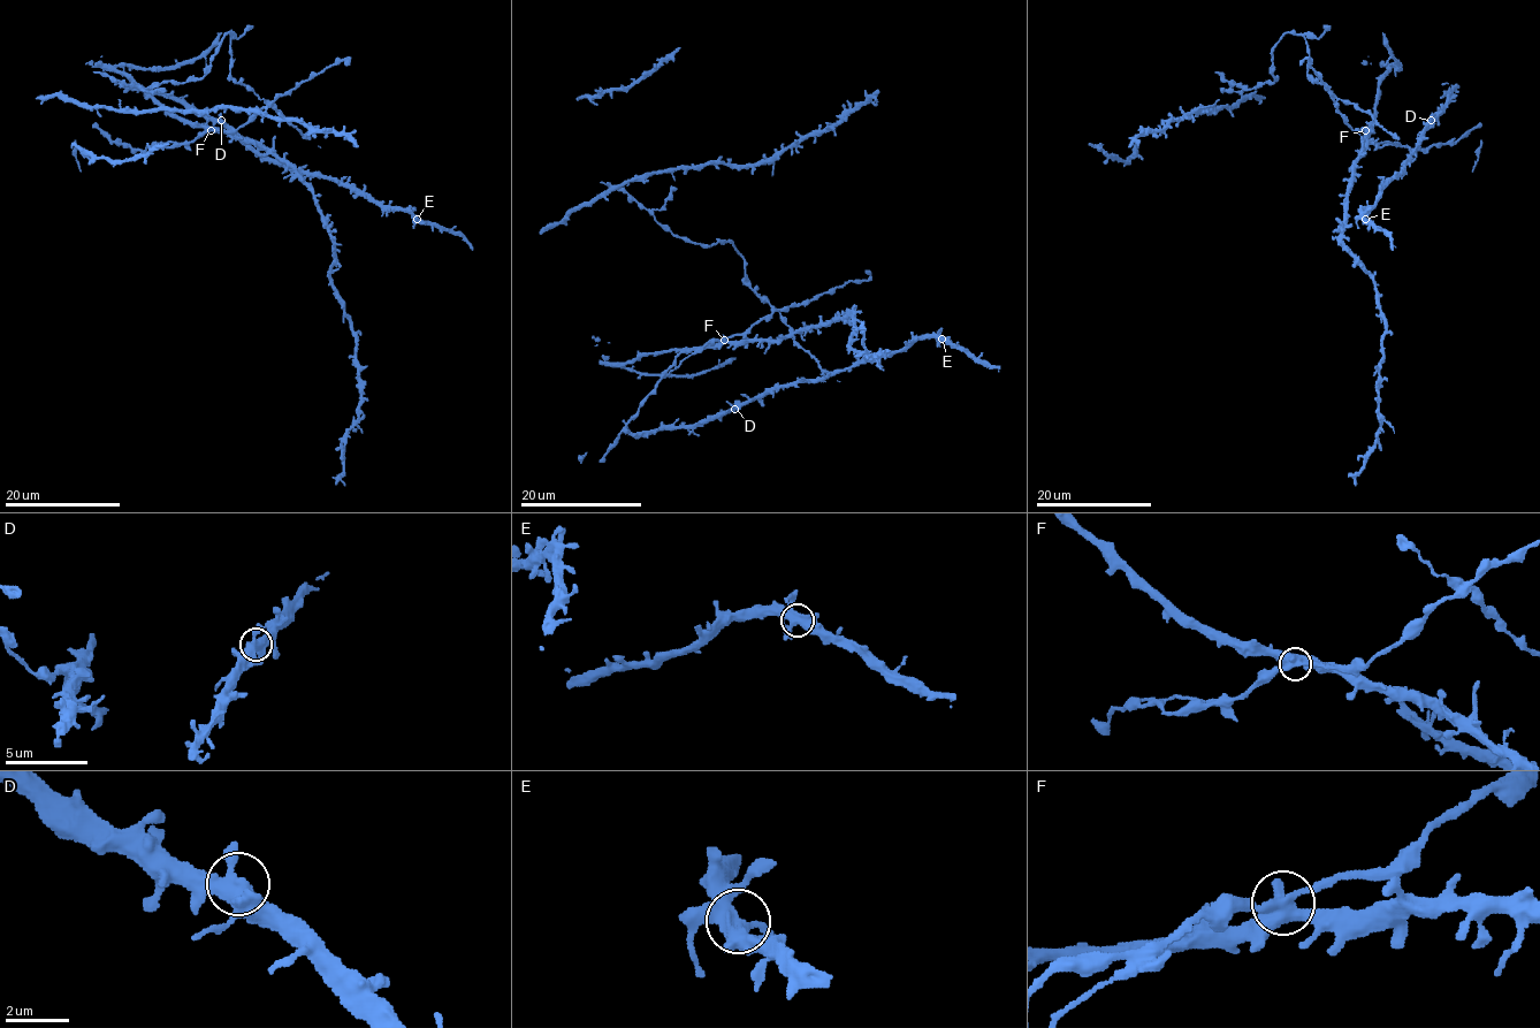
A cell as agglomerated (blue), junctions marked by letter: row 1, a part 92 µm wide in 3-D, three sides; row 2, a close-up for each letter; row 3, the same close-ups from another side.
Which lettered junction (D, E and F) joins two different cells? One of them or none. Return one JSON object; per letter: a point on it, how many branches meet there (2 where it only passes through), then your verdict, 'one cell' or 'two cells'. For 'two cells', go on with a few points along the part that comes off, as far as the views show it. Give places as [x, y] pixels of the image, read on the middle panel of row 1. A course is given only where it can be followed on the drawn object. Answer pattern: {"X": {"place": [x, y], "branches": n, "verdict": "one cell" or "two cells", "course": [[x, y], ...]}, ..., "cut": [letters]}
{"D": {"place": [734, 409], "branches": 4, "verdict": "one cell"}, "E": {"place": [942, 339], "branches": 4, "verdict": "one cell"}, "F": {"place": [724, 340], "branches": 4, "verdict": "one cell"}, "cut": []}

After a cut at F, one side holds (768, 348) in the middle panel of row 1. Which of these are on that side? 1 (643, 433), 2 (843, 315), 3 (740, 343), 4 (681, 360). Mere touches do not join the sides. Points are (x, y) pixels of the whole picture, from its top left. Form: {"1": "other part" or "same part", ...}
{"1": "same part", "2": "same part", "3": "same part", "4": "other part"}

